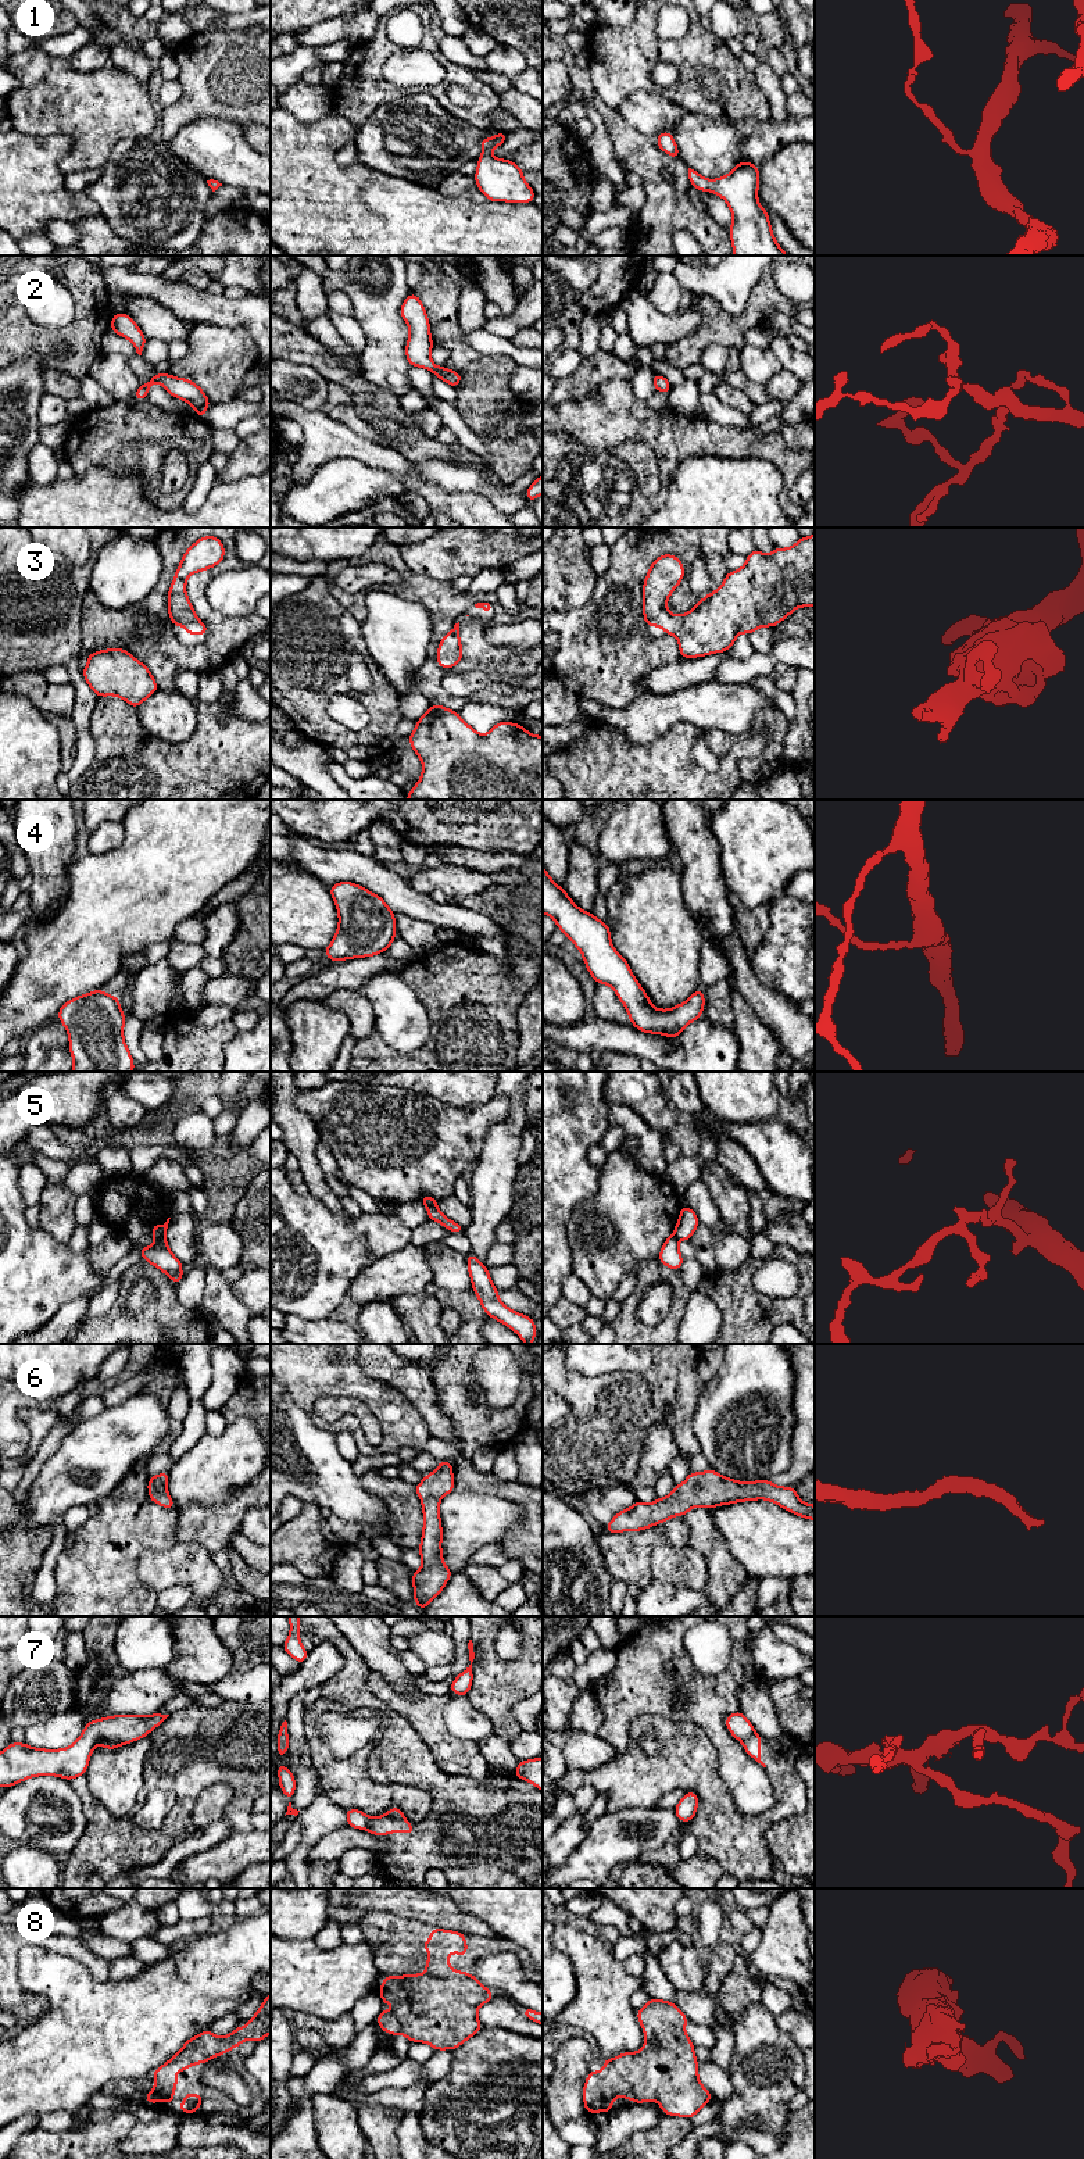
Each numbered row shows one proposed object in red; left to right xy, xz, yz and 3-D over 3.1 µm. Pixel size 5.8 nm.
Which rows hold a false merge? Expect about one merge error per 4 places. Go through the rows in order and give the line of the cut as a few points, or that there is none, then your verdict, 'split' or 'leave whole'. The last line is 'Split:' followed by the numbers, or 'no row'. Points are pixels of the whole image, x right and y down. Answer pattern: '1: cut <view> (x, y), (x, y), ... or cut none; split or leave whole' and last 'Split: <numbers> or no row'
1: cut none; leave whole
2: cut none; leave whole
3: cut none; leave whole
4: cut none; leave whole
5: cut xz (426, 1204), (436, 1205); split
6: cut none; leave whole
7: cut xz (383, 1815), (404, 1820); split
8: cut none; leave whole
Split: 5, 7

